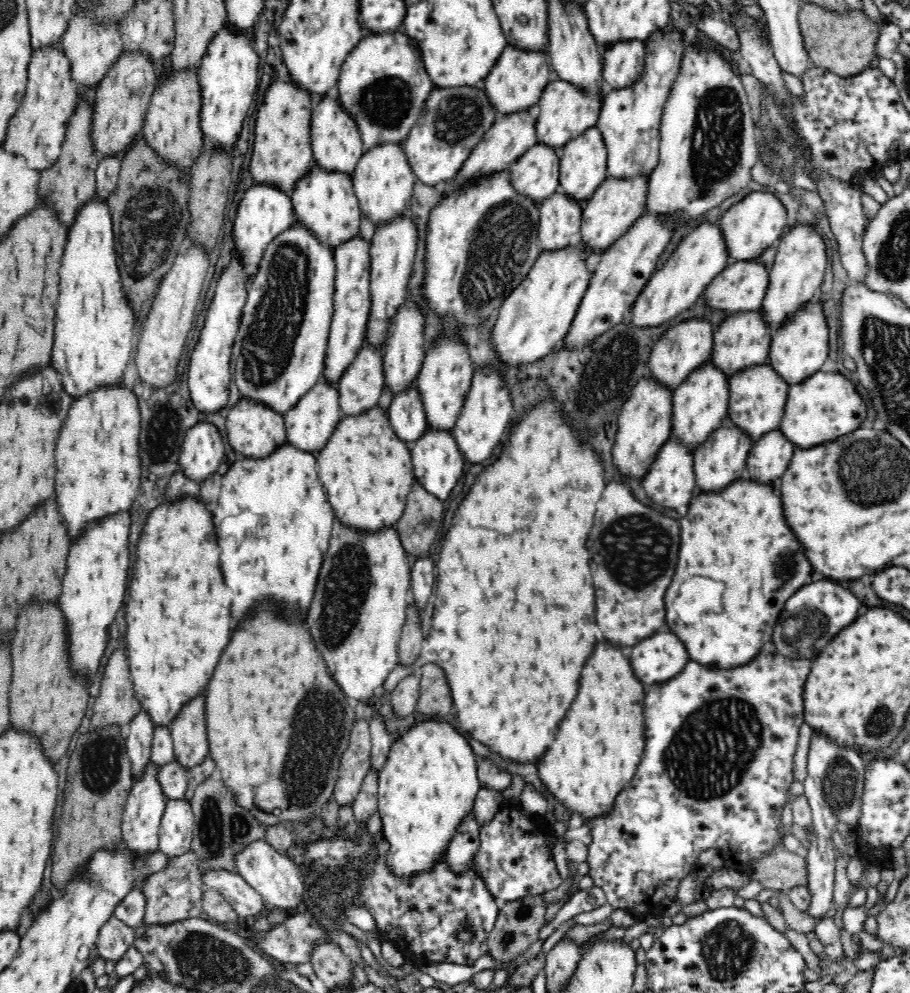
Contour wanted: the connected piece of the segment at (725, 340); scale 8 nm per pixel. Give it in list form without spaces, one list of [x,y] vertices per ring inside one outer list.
[[[746,312],[727,317],[713,332],[713,346],[708,365],[720,374],[730,378],[742,373],[746,369],[755,369],[756,366],[768,366],[771,350],[772,333],[765,329],[764,321],[758,312]]]

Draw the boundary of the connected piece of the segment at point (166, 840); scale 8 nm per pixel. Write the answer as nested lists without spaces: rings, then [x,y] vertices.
[[[185,799],[167,802],[159,829],[160,853],[171,859],[191,852],[195,819]]]

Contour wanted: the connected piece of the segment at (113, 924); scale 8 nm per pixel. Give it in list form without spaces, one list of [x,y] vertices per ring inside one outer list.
[[[111,916],[100,929],[97,939],[98,955],[104,962],[114,962],[116,966],[135,944],[135,929]]]

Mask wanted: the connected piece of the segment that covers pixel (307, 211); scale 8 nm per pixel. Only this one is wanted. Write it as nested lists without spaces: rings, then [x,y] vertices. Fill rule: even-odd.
[[[312,167],[311,172],[296,185],[289,199],[296,224],[306,229],[328,252],[334,254],[342,246],[360,237],[360,207],[352,181],[345,180],[344,176],[328,176],[328,173],[320,173],[320,169]]]

